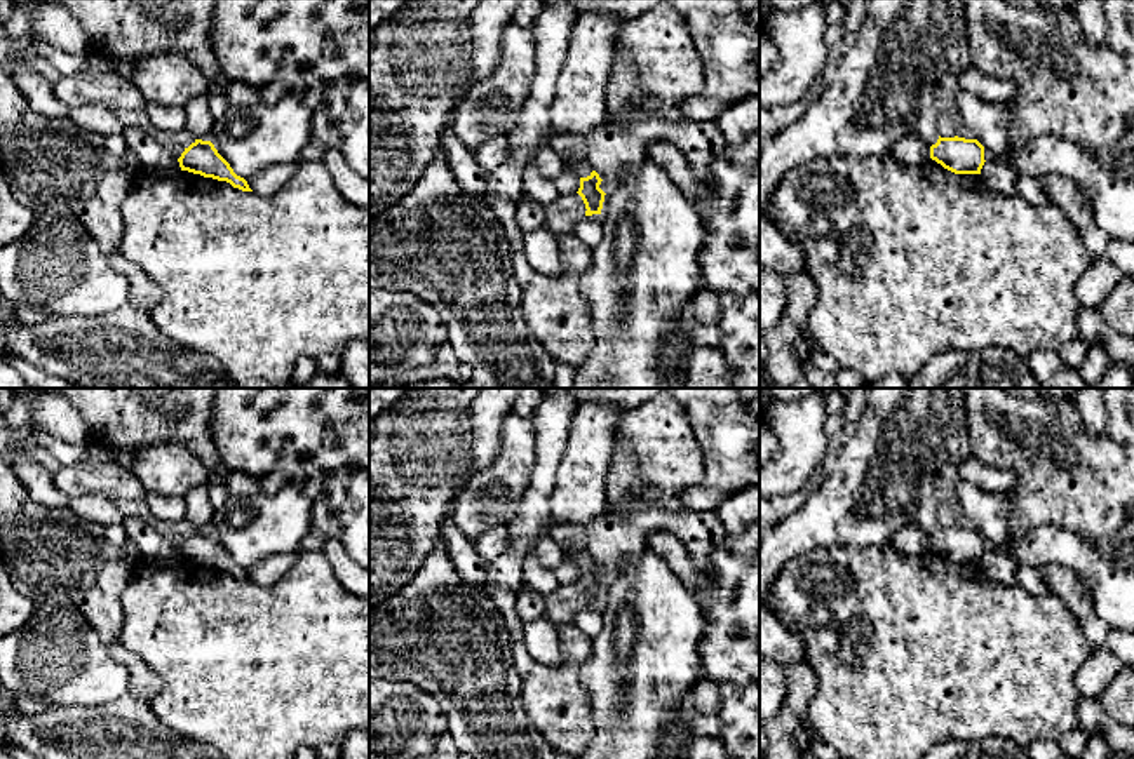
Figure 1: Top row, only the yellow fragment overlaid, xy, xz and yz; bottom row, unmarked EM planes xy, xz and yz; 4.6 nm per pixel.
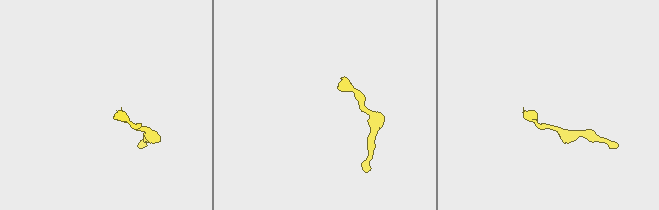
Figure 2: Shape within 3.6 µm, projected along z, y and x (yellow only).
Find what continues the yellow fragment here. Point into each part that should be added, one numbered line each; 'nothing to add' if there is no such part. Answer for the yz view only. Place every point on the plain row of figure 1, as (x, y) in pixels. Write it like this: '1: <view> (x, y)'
1: yz (885, 474)

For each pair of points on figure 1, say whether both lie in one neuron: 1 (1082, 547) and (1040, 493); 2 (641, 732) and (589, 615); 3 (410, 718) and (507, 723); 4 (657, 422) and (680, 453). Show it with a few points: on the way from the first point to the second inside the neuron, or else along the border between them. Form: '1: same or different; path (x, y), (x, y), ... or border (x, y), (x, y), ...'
1: different; border (1028, 531), (1058, 524), (1089, 538), (1110, 538)
2: different; border (601, 604), (601, 629), (591, 638)
3: different; border (420, 688), (439, 705), (448, 732)
4: same; path (659, 429), (673, 446)

